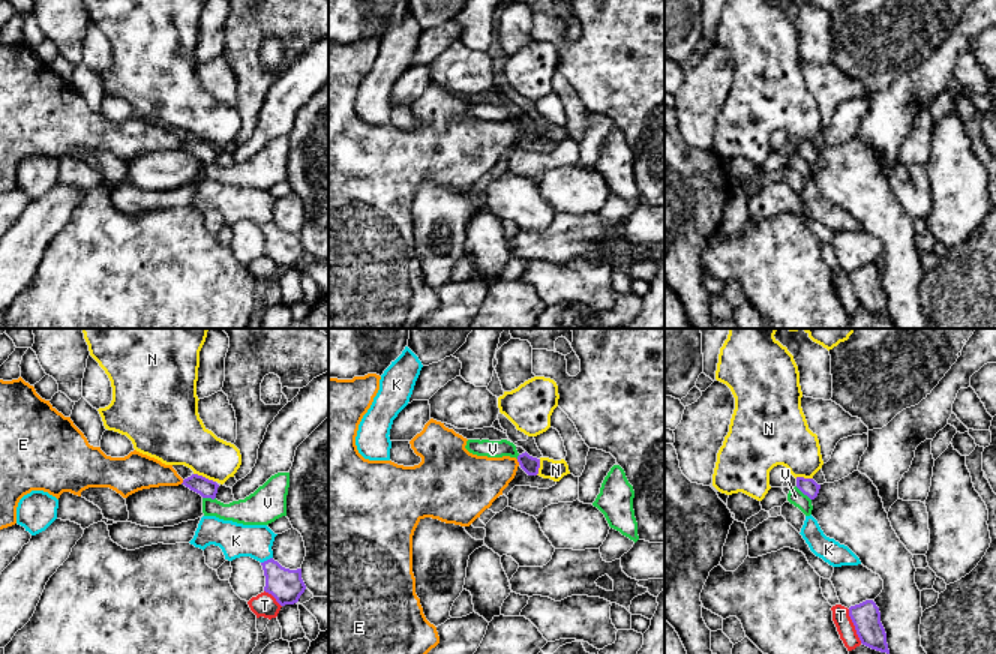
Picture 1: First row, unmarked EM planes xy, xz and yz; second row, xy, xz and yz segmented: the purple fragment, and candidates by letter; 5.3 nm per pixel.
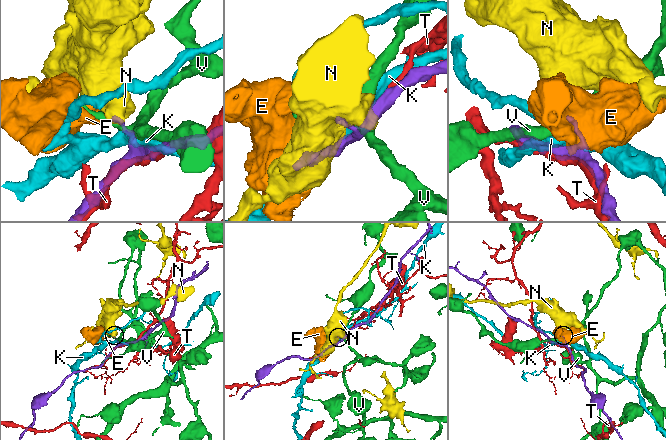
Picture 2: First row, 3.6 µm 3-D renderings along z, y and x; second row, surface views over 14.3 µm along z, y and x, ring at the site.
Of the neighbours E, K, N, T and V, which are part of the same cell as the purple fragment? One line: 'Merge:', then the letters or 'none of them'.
Merge: none of them

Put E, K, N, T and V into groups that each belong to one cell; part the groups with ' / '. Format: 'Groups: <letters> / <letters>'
Groups: E / K / N / T / V

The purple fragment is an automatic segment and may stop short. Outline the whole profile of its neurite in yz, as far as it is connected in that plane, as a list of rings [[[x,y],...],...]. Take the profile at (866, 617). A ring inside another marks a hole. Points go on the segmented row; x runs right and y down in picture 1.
[[[873,600],[850,606],[849,616],[862,645],[890,654],[880,612]]]

